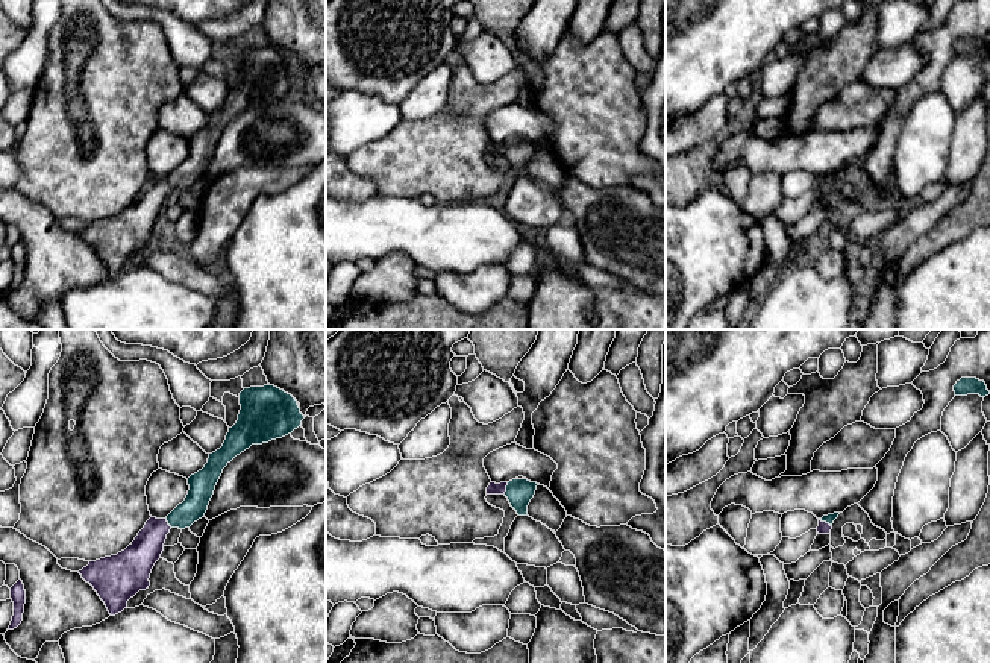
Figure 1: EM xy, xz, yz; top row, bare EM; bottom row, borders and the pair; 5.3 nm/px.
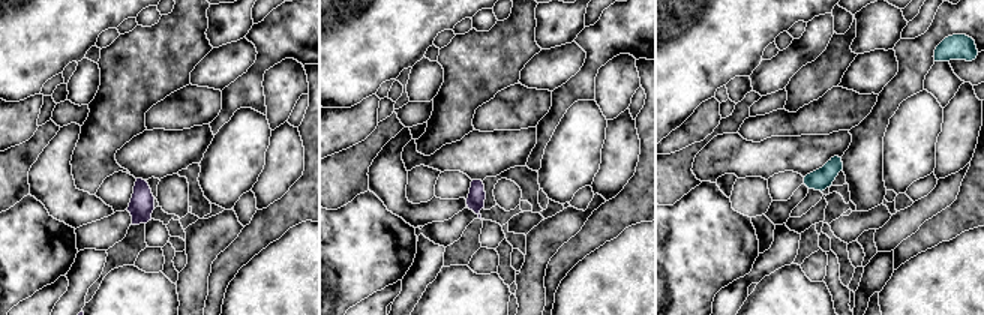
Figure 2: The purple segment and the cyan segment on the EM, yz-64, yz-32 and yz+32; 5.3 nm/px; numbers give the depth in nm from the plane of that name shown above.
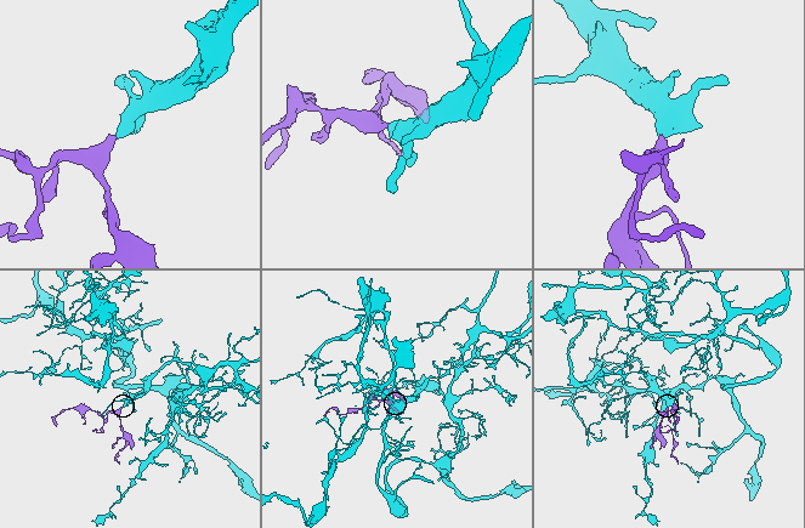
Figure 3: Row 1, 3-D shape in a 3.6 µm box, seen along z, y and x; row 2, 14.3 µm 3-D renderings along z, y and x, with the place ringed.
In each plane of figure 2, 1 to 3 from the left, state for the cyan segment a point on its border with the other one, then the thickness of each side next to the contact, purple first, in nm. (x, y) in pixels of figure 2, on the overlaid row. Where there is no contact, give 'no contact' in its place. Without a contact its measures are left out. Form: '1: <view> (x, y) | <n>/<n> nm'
1: no contact
2: no contact
3: no contact

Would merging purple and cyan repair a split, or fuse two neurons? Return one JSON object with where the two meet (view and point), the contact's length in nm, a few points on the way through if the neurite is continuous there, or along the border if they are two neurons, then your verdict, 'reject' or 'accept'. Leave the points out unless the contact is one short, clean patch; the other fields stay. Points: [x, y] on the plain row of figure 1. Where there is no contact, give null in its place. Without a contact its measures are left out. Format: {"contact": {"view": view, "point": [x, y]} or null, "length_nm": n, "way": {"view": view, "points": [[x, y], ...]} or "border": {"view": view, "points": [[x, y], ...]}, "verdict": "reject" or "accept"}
{"contact": {"view": "xz", "point": [505, 149]}, "length_nm": 70, "way": {"view": "xz", "points": [[493, 149], [505, 149], [519, 152]]}, "verdict": "accept"}

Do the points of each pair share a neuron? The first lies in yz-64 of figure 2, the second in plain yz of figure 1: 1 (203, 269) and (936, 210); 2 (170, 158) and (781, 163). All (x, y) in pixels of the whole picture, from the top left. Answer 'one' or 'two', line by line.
1: one
2: one

